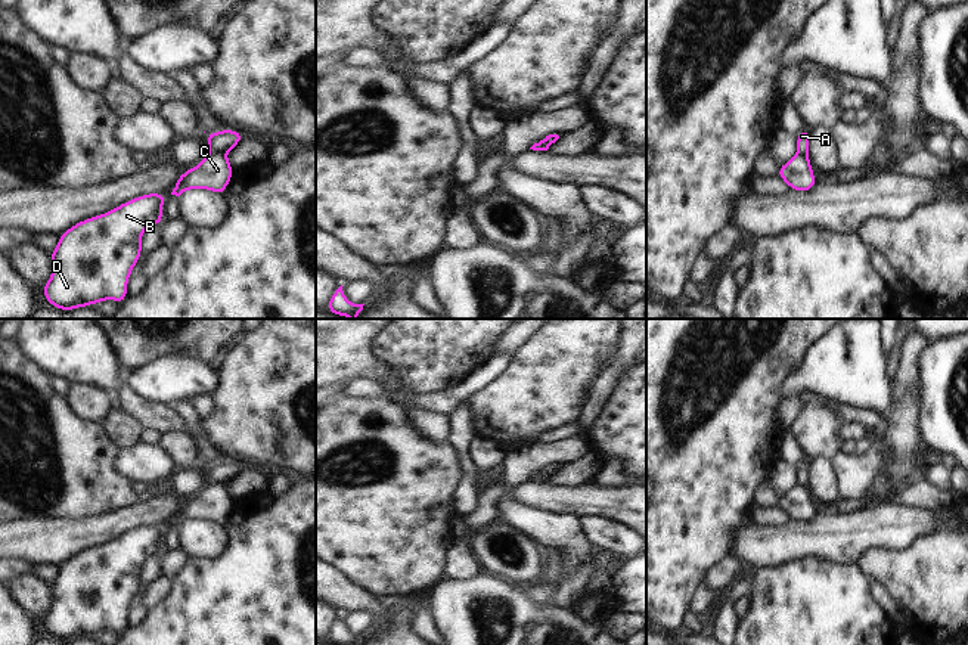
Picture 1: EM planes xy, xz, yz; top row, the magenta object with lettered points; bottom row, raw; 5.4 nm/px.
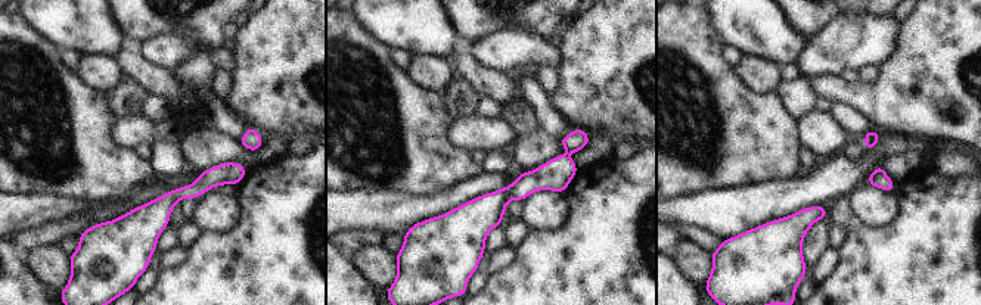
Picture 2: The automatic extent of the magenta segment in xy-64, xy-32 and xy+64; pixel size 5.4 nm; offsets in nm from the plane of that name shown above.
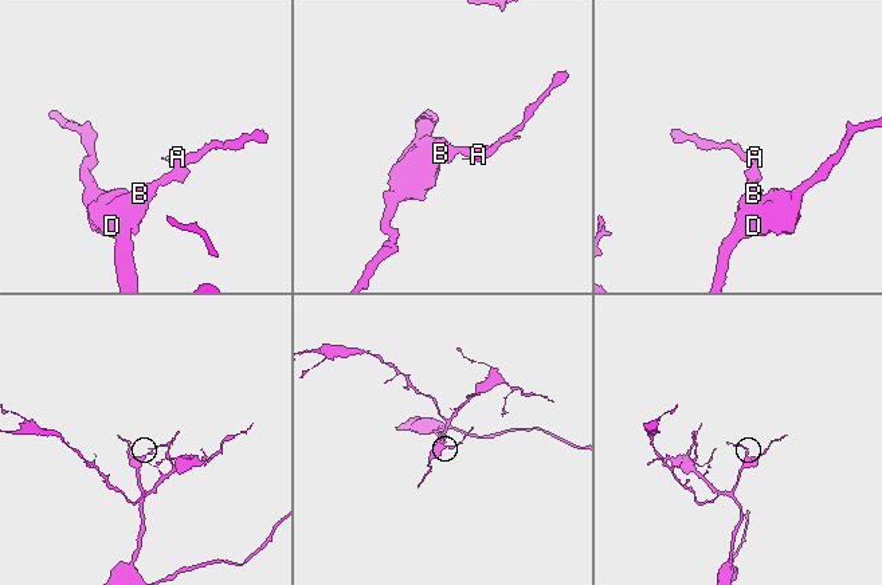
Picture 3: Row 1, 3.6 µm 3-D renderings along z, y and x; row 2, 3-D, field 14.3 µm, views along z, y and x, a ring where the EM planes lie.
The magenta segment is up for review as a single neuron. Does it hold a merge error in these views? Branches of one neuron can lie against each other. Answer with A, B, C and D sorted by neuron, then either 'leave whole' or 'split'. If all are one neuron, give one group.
A / B C D | split

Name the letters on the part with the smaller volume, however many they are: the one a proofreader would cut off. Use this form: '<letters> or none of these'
A

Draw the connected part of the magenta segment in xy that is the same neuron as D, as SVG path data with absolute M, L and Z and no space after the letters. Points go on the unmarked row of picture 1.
M146 524L114 540L86 549L59 567L44 629L59 641L75 641L105 630L121 635L127 613L142 586L142 564L162 553L167 525Z

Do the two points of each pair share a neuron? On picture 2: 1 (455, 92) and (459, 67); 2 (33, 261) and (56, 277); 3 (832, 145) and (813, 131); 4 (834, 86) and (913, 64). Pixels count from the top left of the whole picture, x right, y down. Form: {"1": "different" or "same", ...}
{"1": "different", "2": "same", "3": "same", "4": "same"}

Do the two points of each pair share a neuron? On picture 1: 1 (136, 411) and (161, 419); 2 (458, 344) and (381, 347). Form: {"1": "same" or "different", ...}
{"1": "same", "2": "same"}

